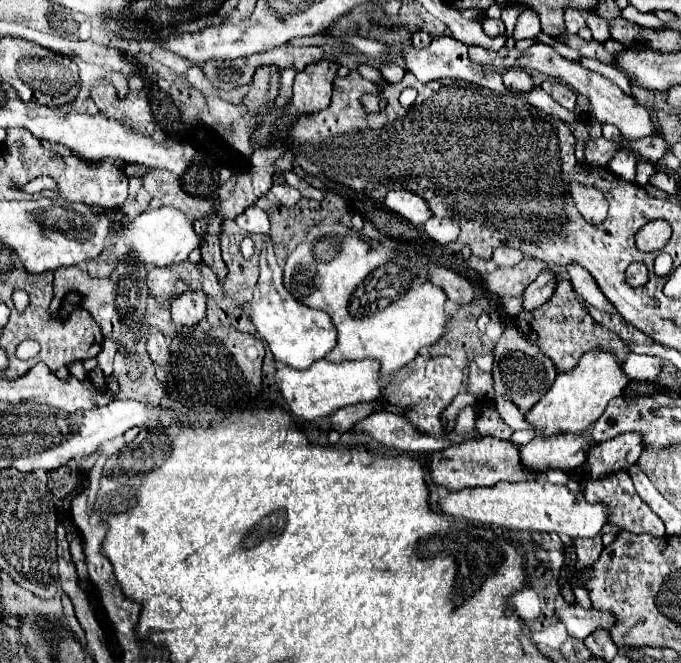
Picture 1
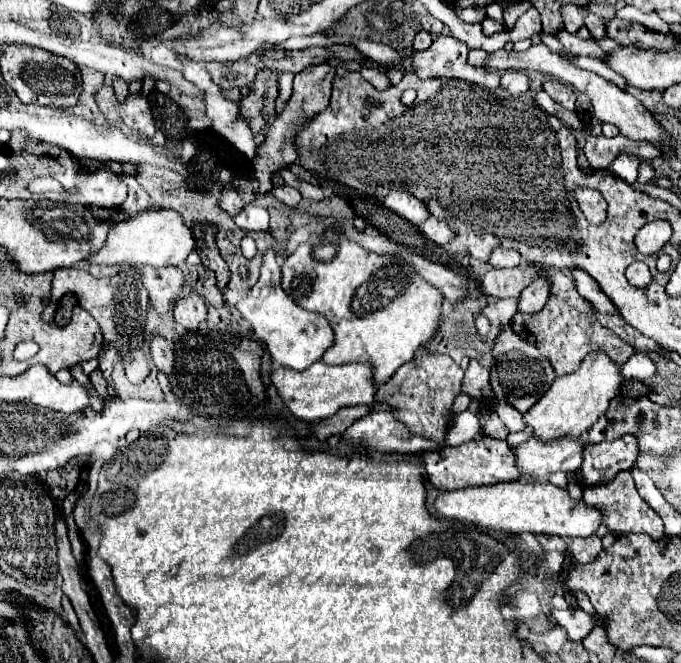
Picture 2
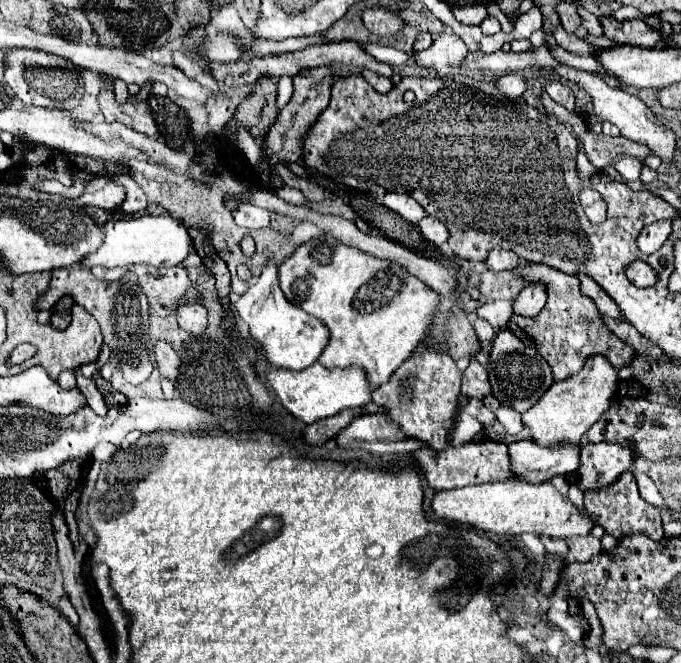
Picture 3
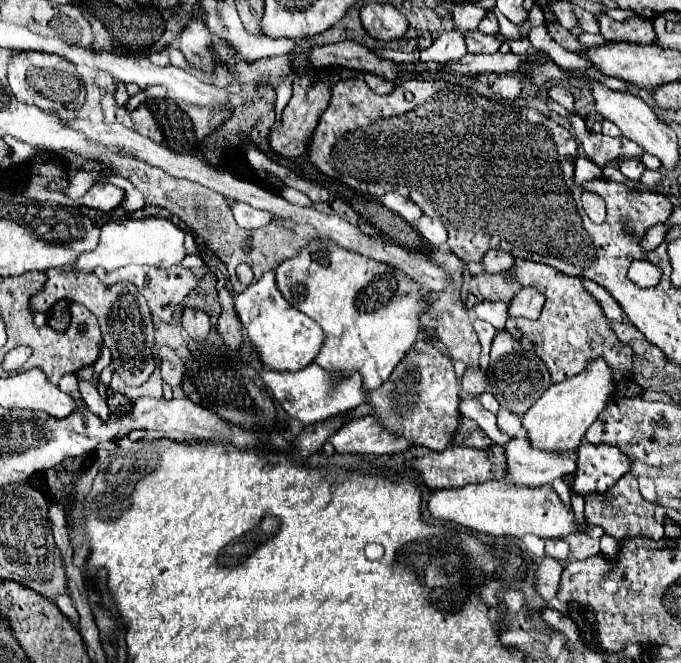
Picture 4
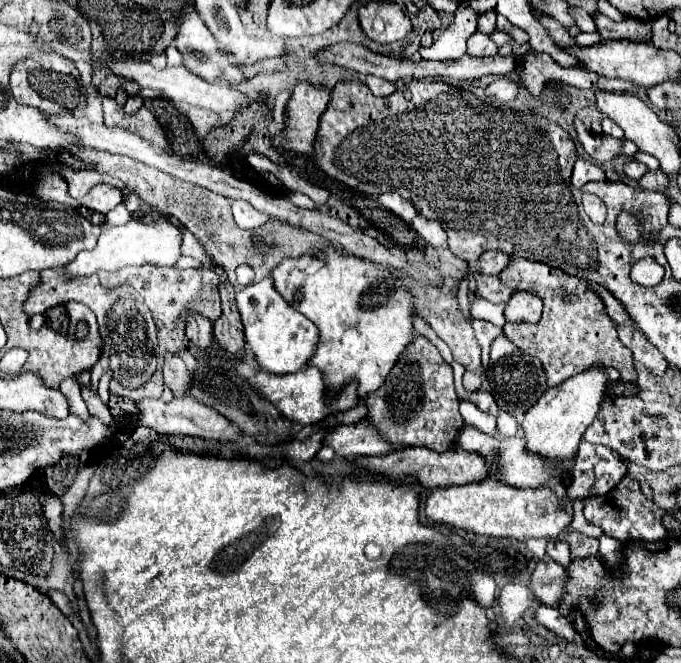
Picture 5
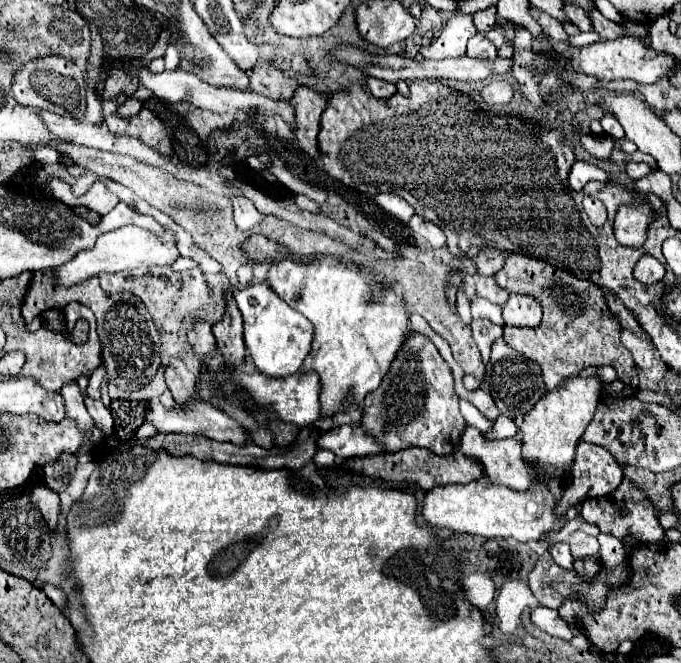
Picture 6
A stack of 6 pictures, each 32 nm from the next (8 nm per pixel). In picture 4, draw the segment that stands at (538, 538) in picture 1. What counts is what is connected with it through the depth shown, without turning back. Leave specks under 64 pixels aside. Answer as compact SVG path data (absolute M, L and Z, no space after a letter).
M562 538L546 540L546 554L556 558L560 564L566 564L568 562L568 542Z

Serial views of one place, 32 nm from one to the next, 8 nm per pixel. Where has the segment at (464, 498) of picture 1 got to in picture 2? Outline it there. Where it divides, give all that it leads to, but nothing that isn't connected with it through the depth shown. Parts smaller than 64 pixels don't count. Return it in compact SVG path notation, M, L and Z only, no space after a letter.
M500 482L492 486L470 486L462 490L444 492L436 500L436 510L444 518L468 520L472 524L502 530L502 532L532 532L532 534L556 534L556 536L594 536L602 524L602 512L590 508L584 500L572 500L566 488L558 488L550 482Z

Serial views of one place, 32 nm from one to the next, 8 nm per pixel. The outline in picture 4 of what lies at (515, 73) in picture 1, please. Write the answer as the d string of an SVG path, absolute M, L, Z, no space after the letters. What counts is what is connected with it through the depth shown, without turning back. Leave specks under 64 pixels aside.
M506 74L494 80L492 92L502 100L516 100L522 92L522 80L516 74Z

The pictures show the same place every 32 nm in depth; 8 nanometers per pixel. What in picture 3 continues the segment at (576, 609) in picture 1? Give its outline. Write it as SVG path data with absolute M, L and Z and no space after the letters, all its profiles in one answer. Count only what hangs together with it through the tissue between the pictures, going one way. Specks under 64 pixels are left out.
M550 608L548 610L548 622L554 624L554 626L558 626L558 628L562 628L572 642L582 640L582 636L590 630L588 618L582 612L578 612L576 616L572 616L570 612L560 612L556 608Z

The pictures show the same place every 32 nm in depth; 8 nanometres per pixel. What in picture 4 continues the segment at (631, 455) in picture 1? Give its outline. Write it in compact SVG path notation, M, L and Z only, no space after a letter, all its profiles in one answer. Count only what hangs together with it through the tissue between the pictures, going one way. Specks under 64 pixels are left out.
M584 442L578 448L578 470L574 490L582 496L588 492L604 492L630 470L632 460L616 446Z

